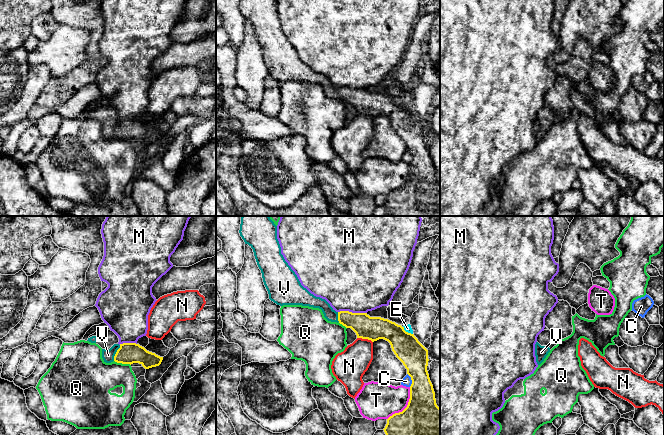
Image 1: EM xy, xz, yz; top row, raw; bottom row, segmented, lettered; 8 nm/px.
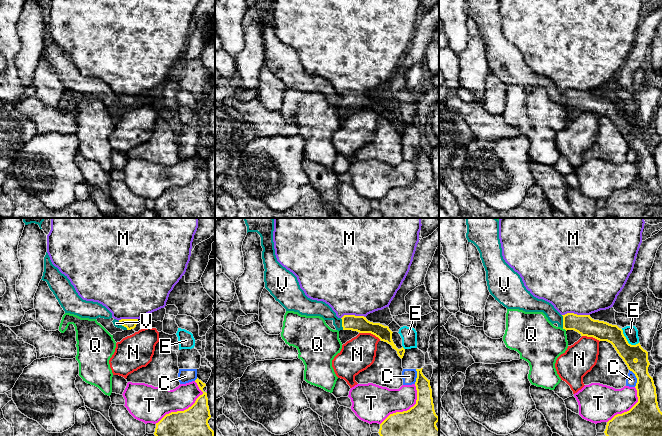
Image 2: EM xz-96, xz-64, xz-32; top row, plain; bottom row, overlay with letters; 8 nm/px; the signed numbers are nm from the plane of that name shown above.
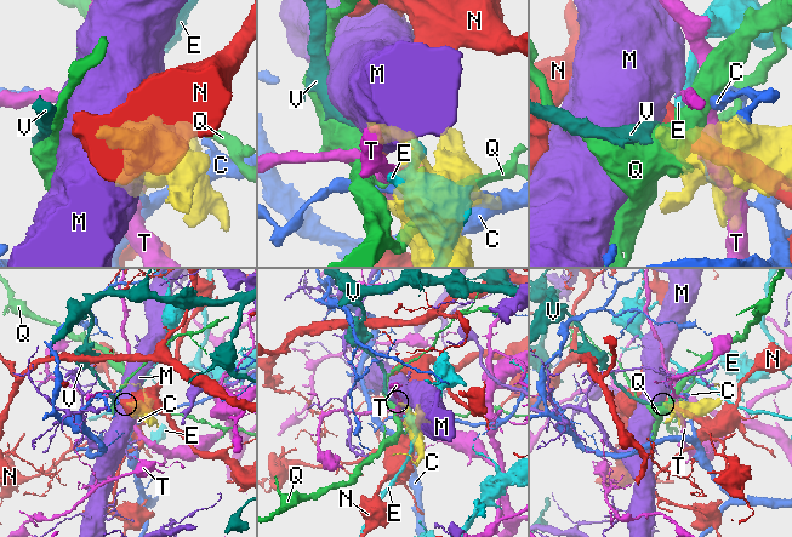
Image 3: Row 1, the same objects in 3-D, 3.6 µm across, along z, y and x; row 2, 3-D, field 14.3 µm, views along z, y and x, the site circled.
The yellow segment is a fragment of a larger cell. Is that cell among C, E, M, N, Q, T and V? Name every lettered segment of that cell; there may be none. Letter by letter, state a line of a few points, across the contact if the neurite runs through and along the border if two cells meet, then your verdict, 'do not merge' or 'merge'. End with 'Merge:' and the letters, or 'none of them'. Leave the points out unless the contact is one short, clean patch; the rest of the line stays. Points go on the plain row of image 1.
C: do not merge
E: line xz (403, 102), (406, 107), (412, 110); do not merge
M: line xz (338, 87), (366, 89); do not merge
N: line xz (357, 113), (369, 115), (372, 118); do not merge
Q: do not merge
T: do not merge
V: line xy (128, 129), (116, 129), (108, 131); merge
Merge: V

